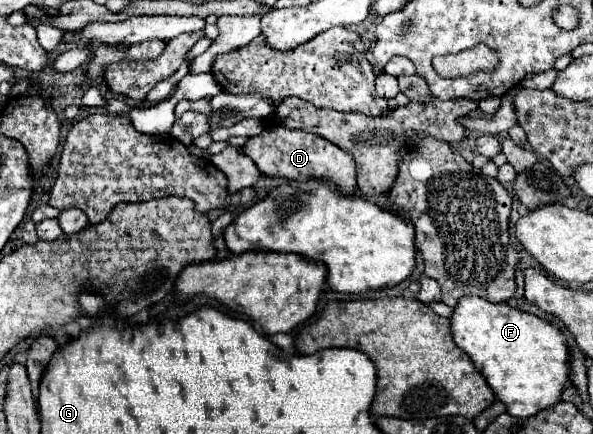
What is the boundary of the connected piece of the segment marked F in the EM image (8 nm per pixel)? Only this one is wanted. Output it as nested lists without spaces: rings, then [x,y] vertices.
[[[467,295],[459,299],[455,307],[455,313],[451,317],[451,331],[453,331],[453,341],[457,343],[457,347],[461,347],[471,357],[473,365],[483,373],[489,387],[495,391],[497,399],[507,405],[509,415],[533,417],[539,411],[561,401],[561,393],[569,381],[571,365],[569,365],[569,349],[567,349],[565,335],[557,325],[537,315],[529,315],[519,309],[513,309],[507,303],[495,305],[481,297]]]

